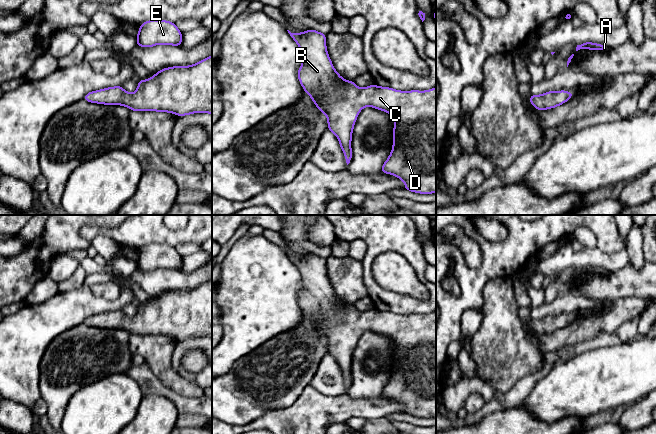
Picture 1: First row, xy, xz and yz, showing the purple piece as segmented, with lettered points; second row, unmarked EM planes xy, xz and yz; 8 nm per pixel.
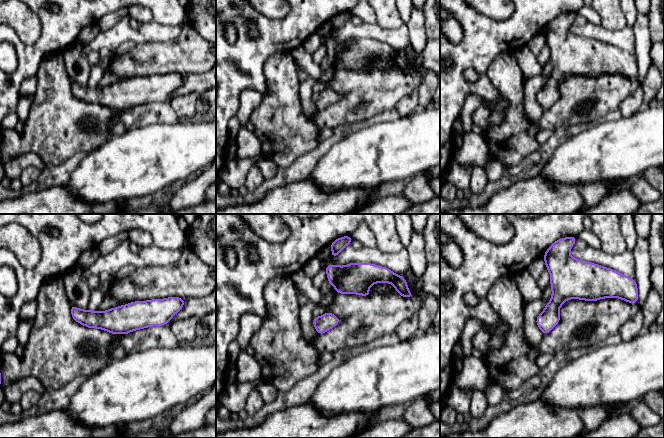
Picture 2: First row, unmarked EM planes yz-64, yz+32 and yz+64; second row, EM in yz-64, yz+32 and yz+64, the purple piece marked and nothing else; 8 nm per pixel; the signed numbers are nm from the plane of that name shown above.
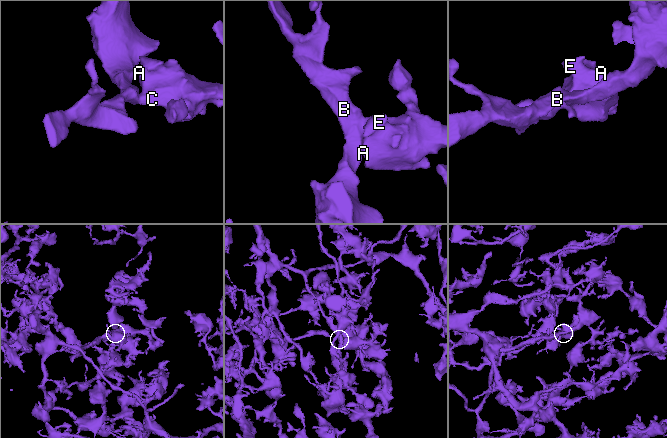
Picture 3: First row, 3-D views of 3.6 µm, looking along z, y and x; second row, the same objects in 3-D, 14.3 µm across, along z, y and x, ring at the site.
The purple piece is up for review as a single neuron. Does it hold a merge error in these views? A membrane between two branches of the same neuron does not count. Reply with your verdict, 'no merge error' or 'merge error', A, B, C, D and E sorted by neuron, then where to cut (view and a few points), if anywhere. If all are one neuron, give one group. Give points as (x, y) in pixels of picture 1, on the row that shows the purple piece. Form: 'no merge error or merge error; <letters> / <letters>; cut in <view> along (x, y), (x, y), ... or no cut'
no merge error; A B C D E; no cut

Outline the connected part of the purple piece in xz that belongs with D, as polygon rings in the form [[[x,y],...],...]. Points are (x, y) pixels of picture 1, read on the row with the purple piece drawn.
[[[312,29],[303,33],[287,31],[301,50],[302,66],[298,69],[298,79],[304,91],[313,99],[313,103],[327,116],[328,130],[337,136],[347,165],[352,159],[351,139],[354,123],[360,110],[370,106],[389,113],[394,119],[393,148],[381,172],[400,178],[405,183],[405,190],[421,194],[436,193],[436,87],[427,91],[399,91],[375,84],[359,88],[354,81],[346,81],[334,69],[326,49],[325,34]]]

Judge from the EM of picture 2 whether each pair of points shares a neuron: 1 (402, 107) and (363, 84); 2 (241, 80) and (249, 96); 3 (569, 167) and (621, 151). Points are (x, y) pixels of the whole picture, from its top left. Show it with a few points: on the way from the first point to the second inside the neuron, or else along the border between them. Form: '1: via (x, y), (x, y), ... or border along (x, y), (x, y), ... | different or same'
1: border along (416, 90), (405, 95), (394, 108) | different
2: border along (262, 95), (255, 90), (244, 89), (237, 110) | different
3: via (582, 159), (608, 151) | same

